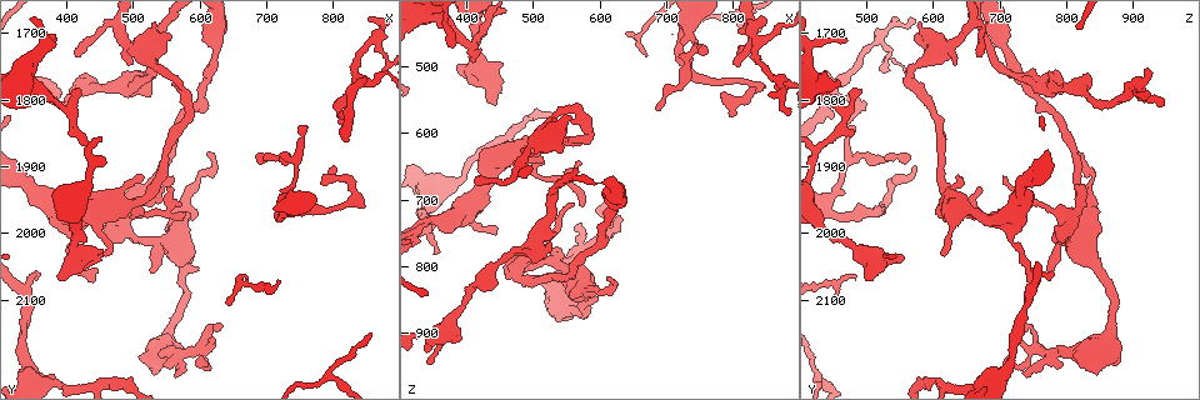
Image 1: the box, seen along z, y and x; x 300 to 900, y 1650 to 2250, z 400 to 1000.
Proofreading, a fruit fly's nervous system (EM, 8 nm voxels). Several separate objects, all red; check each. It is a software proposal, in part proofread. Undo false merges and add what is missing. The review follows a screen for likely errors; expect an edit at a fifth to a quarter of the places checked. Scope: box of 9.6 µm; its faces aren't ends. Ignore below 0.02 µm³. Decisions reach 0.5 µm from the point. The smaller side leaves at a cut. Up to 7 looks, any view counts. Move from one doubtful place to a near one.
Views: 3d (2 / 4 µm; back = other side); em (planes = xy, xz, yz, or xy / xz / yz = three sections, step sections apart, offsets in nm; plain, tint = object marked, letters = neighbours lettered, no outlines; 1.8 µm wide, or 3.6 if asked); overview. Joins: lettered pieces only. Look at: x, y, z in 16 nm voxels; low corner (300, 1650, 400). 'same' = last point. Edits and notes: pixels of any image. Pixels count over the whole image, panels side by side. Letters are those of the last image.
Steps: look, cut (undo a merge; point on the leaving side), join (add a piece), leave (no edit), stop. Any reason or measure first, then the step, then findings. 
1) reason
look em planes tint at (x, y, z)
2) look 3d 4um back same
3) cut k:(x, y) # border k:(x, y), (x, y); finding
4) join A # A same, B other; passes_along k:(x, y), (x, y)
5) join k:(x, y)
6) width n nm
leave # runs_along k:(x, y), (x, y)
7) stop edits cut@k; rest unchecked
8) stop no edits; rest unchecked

thick turns thin
look 3d 4um at (480, 1710, 635)

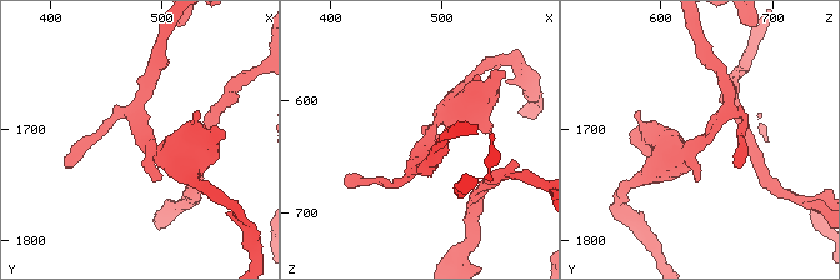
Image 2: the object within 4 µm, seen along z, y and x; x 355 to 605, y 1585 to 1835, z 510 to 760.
look em planes letters at (486, 1710, 636)

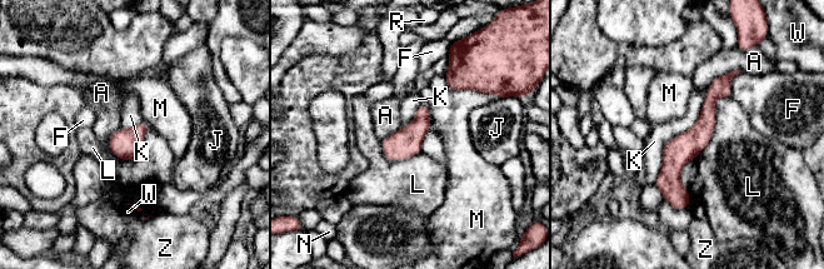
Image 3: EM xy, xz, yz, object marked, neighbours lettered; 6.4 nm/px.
longest_contact K 700 nm
leave # A other, F other, J other, K other, L other, M other, N other, R other, W other, Z other; border 3:(709, 88), (653, 184); one neuron here

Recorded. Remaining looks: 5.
an open end
look em xy step 4 letters at (525, 2055, 775)

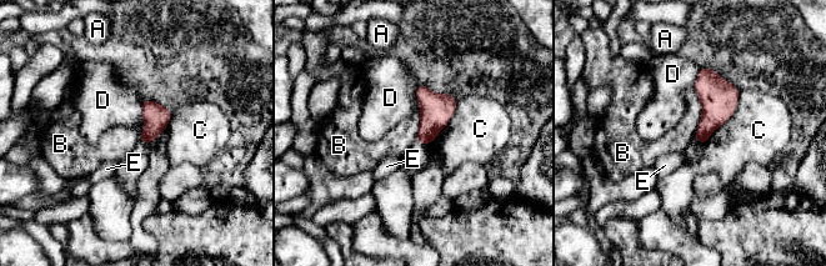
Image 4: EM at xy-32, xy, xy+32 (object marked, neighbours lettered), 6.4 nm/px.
another direction
look em planes letters same

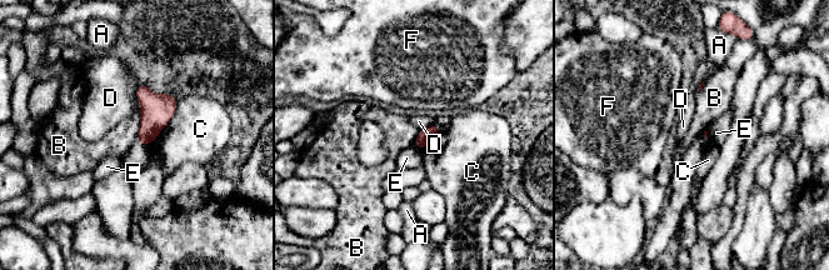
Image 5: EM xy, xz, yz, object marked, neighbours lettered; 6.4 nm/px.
leave # A other, B other, C other, D other, E other, F other; none of them fits

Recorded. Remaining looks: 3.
tapers out
look em planes letters at (570, 1970, 715)

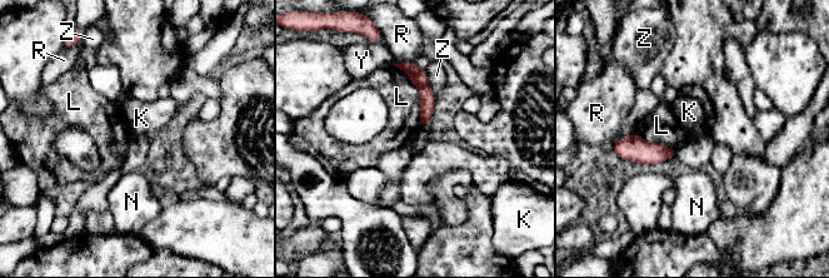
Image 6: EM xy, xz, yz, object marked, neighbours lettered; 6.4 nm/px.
leave # K other, L other, N other, R other, Y other, Z other; border 6:(393, 64), (418, 89), (422, 127); none of them fits

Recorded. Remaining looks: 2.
stop no edits; rest unchecked

